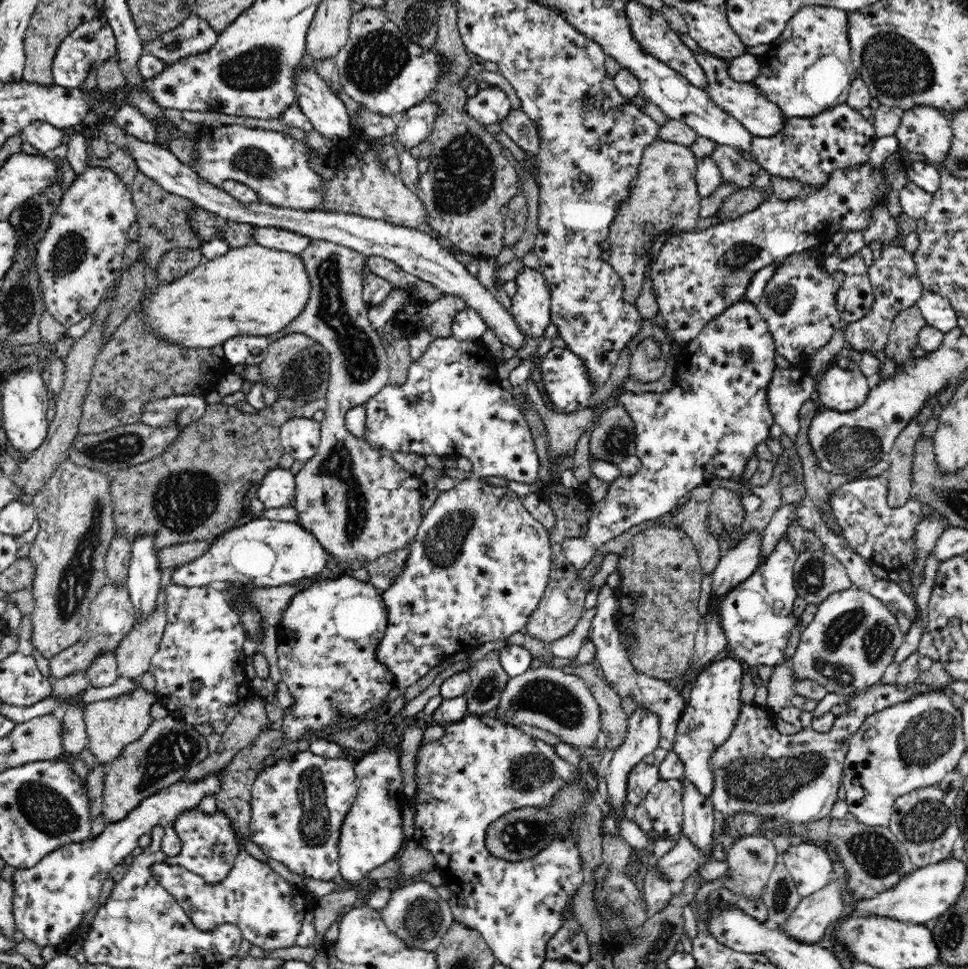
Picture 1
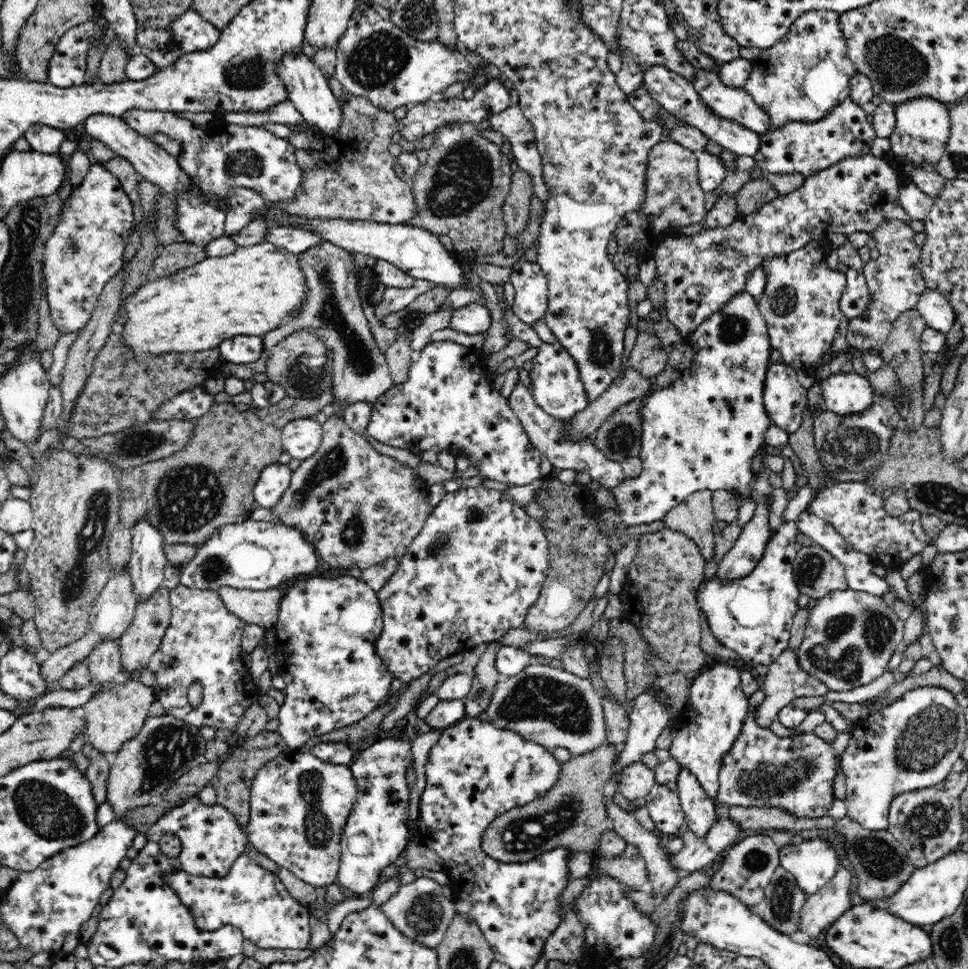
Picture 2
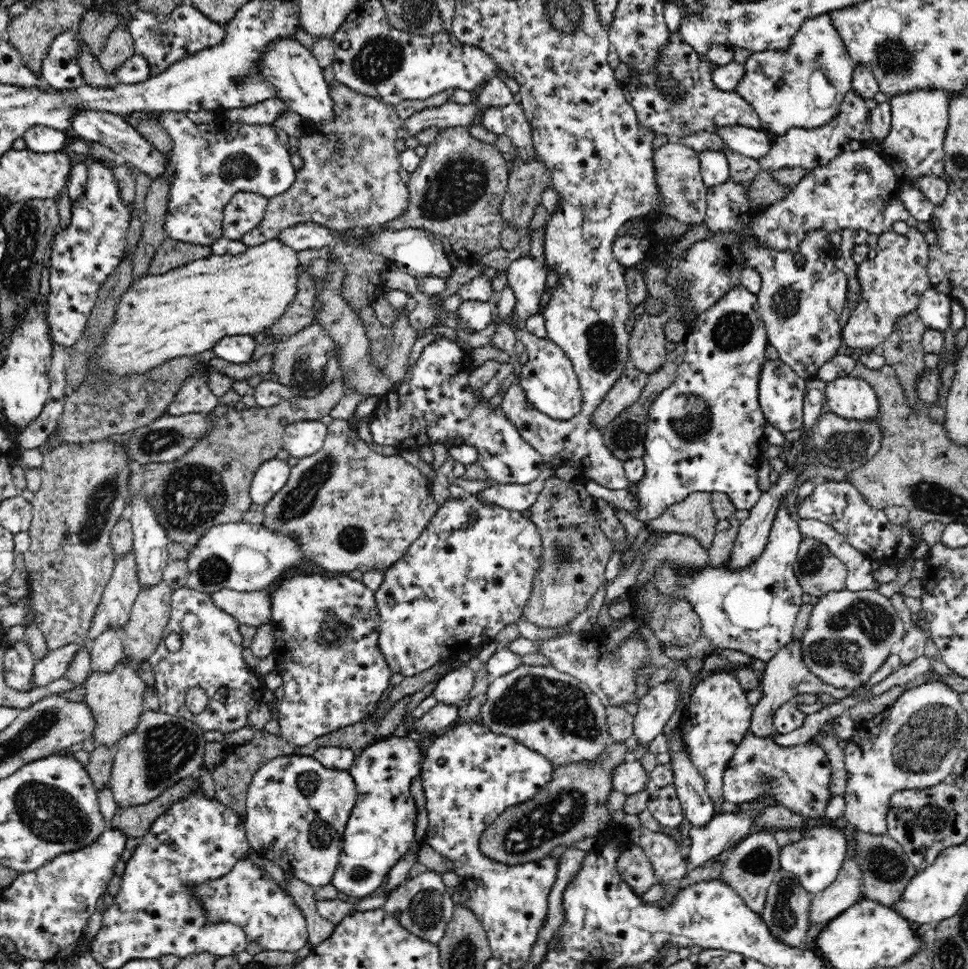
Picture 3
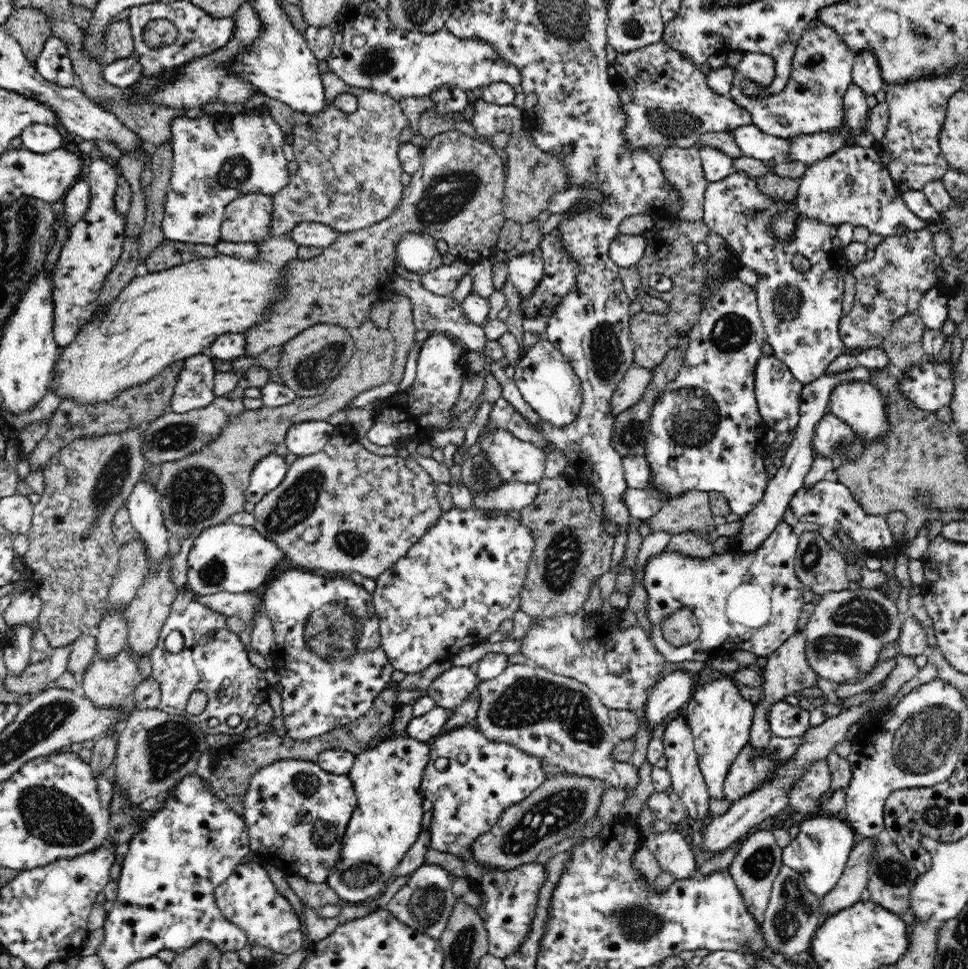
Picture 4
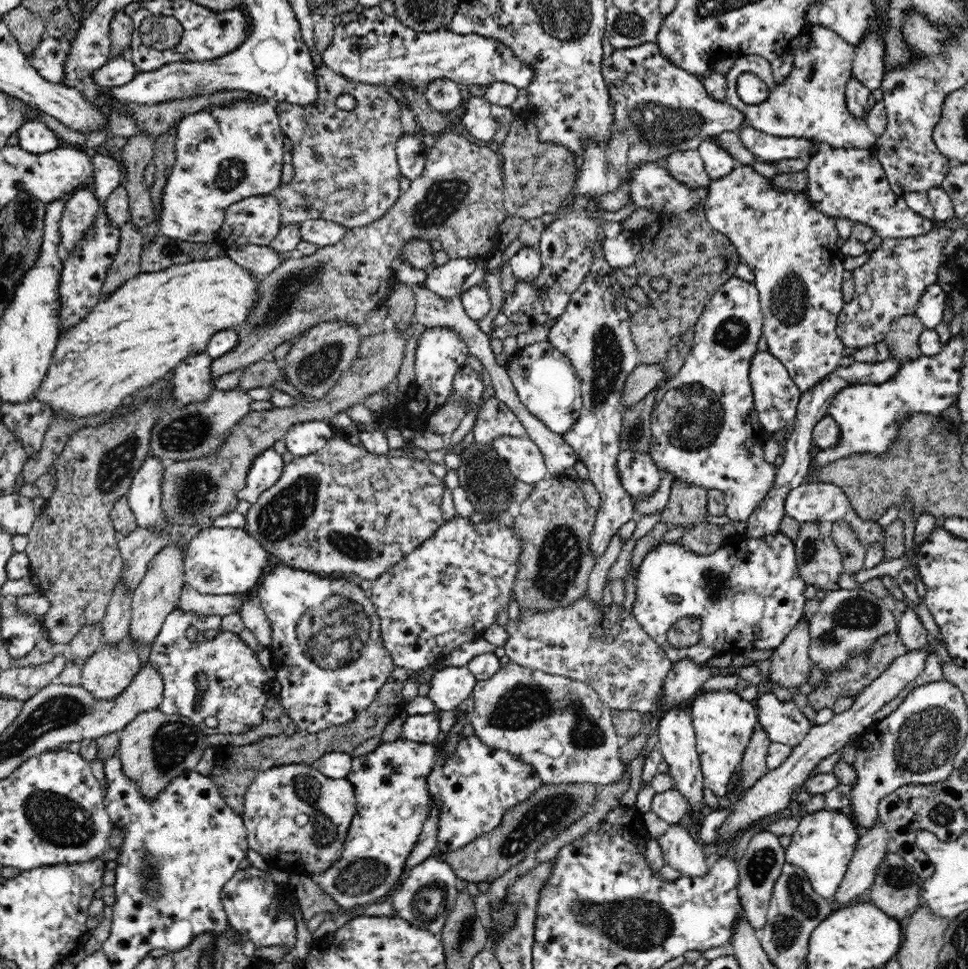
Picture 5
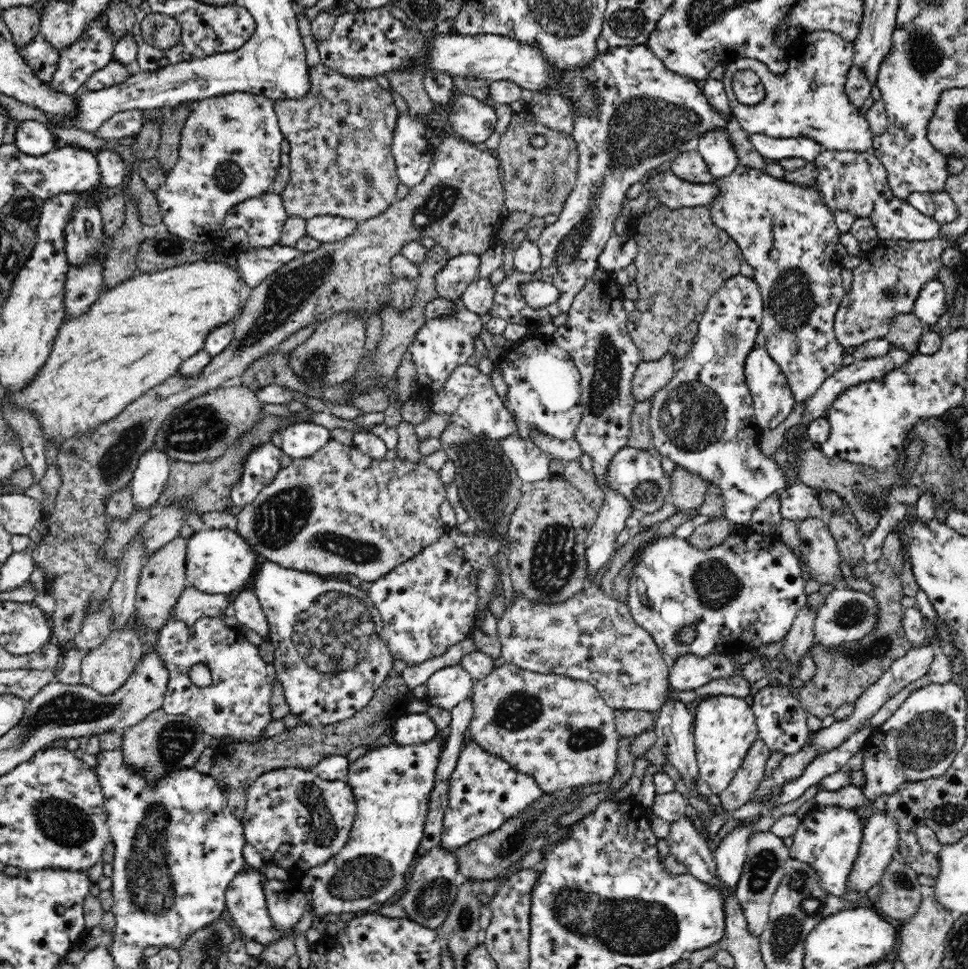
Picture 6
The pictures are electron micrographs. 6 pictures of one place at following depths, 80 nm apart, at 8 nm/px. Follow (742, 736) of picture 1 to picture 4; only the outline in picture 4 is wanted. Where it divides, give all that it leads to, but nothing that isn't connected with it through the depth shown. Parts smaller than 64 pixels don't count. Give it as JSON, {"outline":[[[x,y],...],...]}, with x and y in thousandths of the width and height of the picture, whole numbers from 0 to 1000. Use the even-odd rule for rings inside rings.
{"outline":[[[772,768],[756,787],[750,802],[747,818],[748,825],[759,827],[781,815],[781,811],[789,809],[798,795],[802,795],[804,788],[798,787],[791,776],[781,779],[779,773]],[[854,784],[843,785],[827,806],[816,816],[814,835],[843,838],[847,821],[858,813],[858,797]]]}

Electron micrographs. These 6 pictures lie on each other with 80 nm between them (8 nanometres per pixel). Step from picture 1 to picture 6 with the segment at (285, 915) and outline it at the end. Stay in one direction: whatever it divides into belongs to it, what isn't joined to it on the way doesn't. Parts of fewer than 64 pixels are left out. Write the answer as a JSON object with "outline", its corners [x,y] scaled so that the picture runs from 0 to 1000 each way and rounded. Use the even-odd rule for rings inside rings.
{"outline":[[[268,898],[246,901],[236,913],[232,930],[235,943],[247,960],[248,967],[278,975],[296,966],[298,961],[289,961],[281,956],[271,916],[273,906]]]}

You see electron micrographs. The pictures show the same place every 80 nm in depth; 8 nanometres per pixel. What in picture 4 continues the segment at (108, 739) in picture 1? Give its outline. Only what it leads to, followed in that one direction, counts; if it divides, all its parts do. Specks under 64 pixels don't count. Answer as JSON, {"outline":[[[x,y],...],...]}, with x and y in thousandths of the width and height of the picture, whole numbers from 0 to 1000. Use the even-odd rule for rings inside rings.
{"outline":[[[128,667],[124,673],[118,675],[116,679],[98,678],[86,693],[85,710],[89,719],[99,730],[124,730],[129,729],[136,734],[136,718],[140,706],[145,706],[147,695],[143,690],[143,677],[138,676],[132,669]]]}

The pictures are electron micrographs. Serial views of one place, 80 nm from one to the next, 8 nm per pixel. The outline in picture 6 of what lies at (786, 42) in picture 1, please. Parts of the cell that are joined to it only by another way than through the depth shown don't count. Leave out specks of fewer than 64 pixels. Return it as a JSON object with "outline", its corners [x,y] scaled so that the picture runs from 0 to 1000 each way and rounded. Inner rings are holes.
{"outline":[[[843,32],[826,39],[823,50],[814,59],[814,70],[808,77],[800,77],[789,65],[781,61],[760,61],[760,64],[750,68],[748,79],[745,83],[754,110],[758,116],[758,124],[771,136],[775,136],[775,139],[785,138],[802,143],[832,141],[843,144],[849,153],[860,157],[890,158],[900,155],[904,139],[899,134],[894,120],[888,118],[888,112],[878,105],[878,101],[873,95],[873,86],[877,70],[881,66],[881,60],[881,44],[857,32]],[[769,71],[777,72],[785,79],[789,89],[790,101],[784,107],[778,109],[763,107],[755,92],[758,76]]]}

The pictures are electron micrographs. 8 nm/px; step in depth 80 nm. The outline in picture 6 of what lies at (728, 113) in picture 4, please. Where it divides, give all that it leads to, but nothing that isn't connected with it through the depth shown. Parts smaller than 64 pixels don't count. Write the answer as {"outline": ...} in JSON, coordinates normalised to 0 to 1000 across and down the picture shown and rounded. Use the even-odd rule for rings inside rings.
{"outline":[[[466,32],[448,38],[442,52],[444,57],[440,70],[448,70],[465,79],[500,80],[504,85],[525,83],[535,87],[539,92],[557,97],[577,95],[582,101],[592,106],[594,118],[590,139],[595,147],[598,160],[595,192],[587,201],[576,228],[560,237],[554,248],[559,260],[558,277],[550,283],[534,282],[529,277],[530,283],[523,283],[521,288],[511,295],[511,311],[502,327],[517,327],[524,333],[543,336],[552,334],[552,336],[559,337],[570,333],[572,326],[588,322],[594,305],[602,299],[617,280],[616,266],[633,243],[635,229],[642,223],[644,214],[651,206],[647,198],[653,190],[661,188],[670,179],[676,179],[677,174],[686,167],[694,167],[702,158],[720,156],[721,144],[733,132],[740,132],[740,130],[746,132],[754,128],[736,112],[729,98],[726,97],[723,86],[699,78],[690,72],[686,69],[686,65],[671,53],[668,45],[651,49],[629,47],[624,54],[616,54],[616,60],[607,68],[583,70],[583,73],[566,64],[555,45],[543,45],[517,35],[486,37],[474,36]],[[548,289],[559,289],[571,293],[579,300],[576,310],[561,319],[552,320],[545,317],[535,298],[535,293],[548,291]]]}

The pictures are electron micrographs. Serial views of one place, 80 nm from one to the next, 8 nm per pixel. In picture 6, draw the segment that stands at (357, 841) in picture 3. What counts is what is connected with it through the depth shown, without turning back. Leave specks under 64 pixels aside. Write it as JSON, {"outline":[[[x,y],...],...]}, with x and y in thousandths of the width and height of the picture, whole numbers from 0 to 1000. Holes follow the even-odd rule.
{"outline":[[[454,754],[446,760],[446,764],[412,773],[407,767],[402,767],[379,775],[361,787],[358,808],[365,815],[369,839],[360,870],[335,892],[318,896],[309,909],[302,911],[300,907],[287,908],[275,905],[271,908],[275,938],[281,948],[281,956],[289,961],[300,961],[316,940],[322,940],[322,947],[346,948],[355,942],[380,941],[384,935],[397,935],[415,925],[424,907],[426,894],[432,885],[434,870],[438,867],[443,837],[442,824],[448,811],[449,797],[460,766]]]}

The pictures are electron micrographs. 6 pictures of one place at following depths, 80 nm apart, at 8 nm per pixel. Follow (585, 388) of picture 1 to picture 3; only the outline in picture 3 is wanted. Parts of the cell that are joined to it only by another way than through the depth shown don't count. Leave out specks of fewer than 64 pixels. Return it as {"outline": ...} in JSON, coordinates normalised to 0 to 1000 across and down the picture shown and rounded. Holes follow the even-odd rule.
{"outline":[[[533,340],[532,347],[536,356],[545,361],[545,373],[539,376],[538,384],[533,388],[533,395],[541,404],[543,413],[554,423],[570,431],[573,437],[594,430],[600,423],[602,406],[591,374],[577,356],[565,348],[556,349],[545,344],[543,340]]]}

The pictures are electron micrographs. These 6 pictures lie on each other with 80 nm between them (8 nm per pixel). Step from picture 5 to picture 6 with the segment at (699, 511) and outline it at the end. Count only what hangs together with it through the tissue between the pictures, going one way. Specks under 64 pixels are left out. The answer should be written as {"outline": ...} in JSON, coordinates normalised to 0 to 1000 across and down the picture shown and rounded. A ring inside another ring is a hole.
{"outline":[[[698,481],[692,492],[692,518],[698,522],[700,527],[721,524],[727,518],[730,497],[724,491],[719,491],[708,483]]]}

